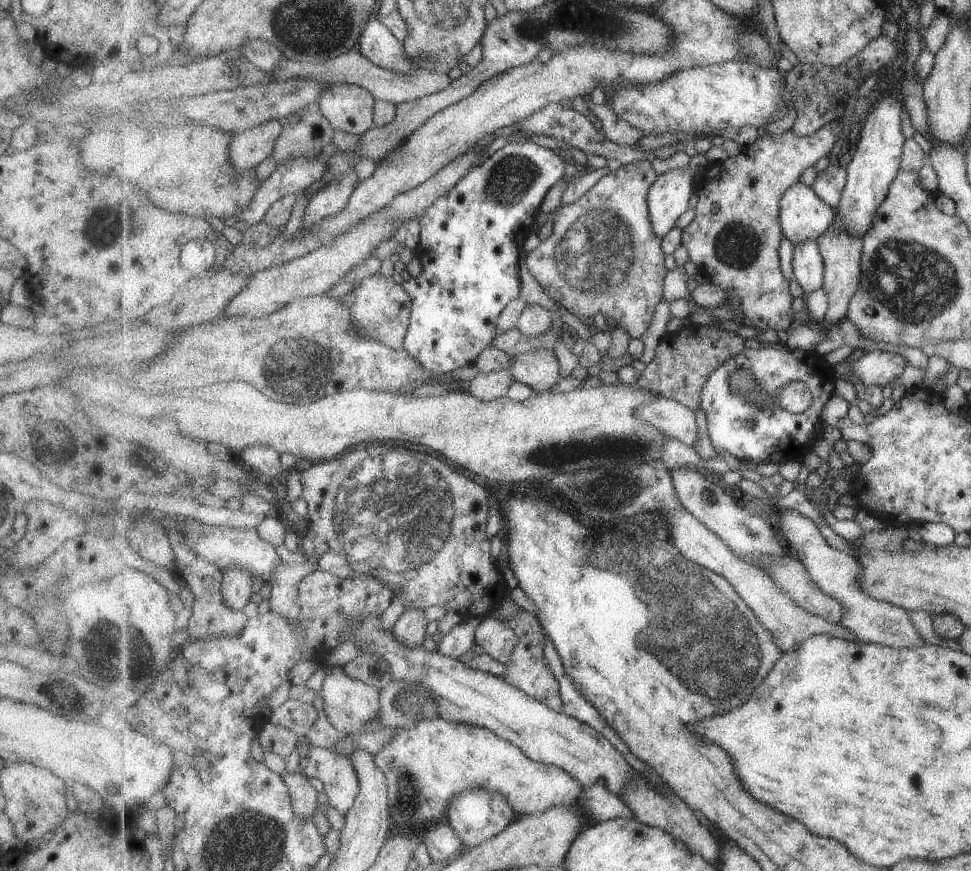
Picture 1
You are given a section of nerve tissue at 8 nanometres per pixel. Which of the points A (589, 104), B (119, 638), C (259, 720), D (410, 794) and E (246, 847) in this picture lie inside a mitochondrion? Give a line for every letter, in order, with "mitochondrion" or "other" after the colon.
A: other
B: mitochondrion
C: other
D: mitochondrion
E: mitochondrion

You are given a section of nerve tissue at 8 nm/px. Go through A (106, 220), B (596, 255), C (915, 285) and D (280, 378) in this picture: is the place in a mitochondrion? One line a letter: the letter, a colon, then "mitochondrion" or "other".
A: mitochondrion
B: mitochondrion
C: mitochondrion
D: mitochondrion

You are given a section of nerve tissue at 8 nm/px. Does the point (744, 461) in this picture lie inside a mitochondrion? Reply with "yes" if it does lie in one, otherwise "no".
no

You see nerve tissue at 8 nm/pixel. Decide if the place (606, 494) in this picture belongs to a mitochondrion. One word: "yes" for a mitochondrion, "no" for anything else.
yes

